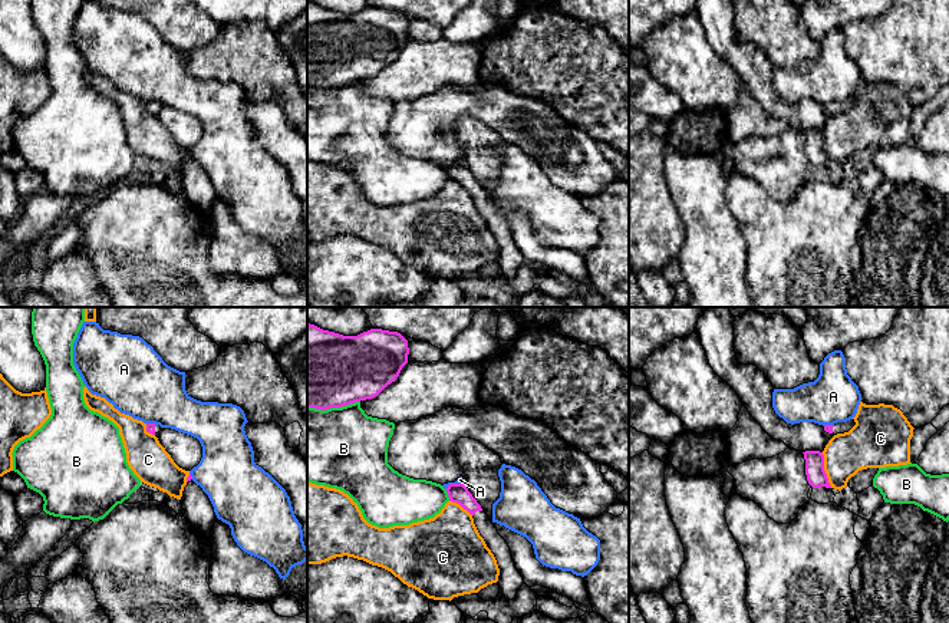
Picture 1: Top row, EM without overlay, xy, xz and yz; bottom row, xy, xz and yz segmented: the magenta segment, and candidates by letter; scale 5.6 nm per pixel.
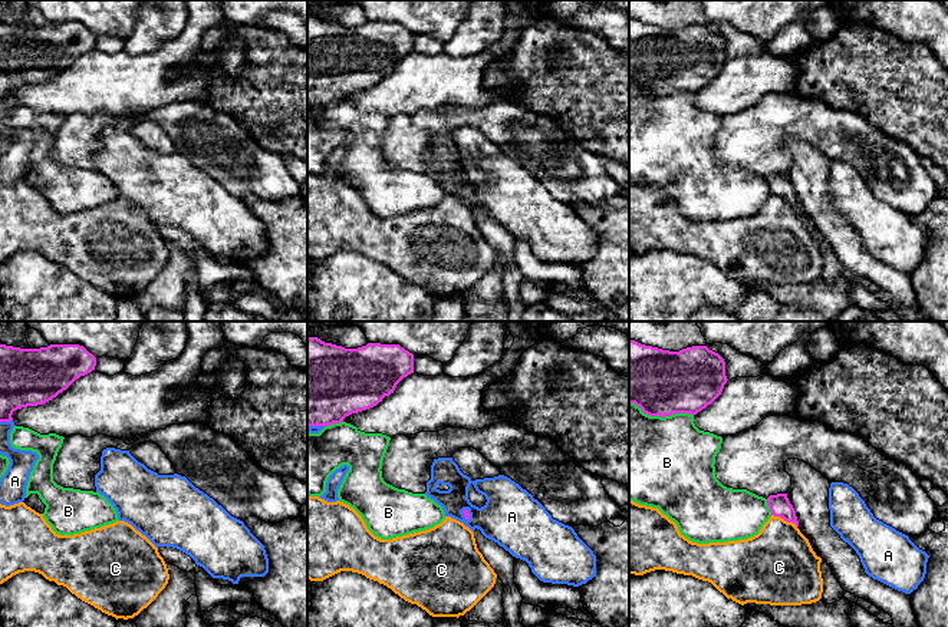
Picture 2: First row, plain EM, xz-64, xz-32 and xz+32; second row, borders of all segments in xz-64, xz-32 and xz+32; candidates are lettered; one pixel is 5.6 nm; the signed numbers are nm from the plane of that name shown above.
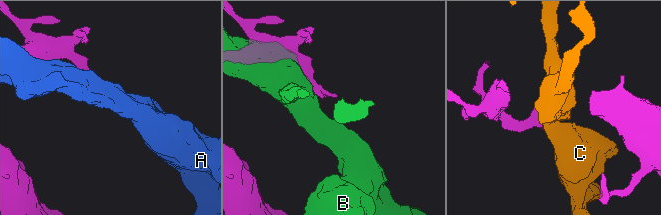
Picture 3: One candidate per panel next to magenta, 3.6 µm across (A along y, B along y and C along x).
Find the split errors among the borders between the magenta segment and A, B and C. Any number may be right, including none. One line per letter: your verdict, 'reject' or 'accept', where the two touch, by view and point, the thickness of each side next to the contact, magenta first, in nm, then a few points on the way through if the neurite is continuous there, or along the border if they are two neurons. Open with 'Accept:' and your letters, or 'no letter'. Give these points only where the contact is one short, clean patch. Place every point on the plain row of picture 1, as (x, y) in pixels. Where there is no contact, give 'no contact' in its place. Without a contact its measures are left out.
Accept: no letter
A: reject; contact xz (454, 162); calibres 110 and 30 nm
B: reject; contact xz (333, 85); calibres 440 and 460 nm
C: reject; contact yz (823, 148); calibres 110 and 240 nm

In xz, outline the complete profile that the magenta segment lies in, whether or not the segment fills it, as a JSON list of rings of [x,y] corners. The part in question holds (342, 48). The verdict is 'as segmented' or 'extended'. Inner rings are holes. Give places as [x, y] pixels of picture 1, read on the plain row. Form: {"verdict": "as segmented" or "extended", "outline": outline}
{"verdict": "as segmented", "outline": [[[307,1],[307,86],[326,89],[378,75],[396,59],[408,33],[408,19],[398,10],[370,7],[357,14],[343,14]]]}

